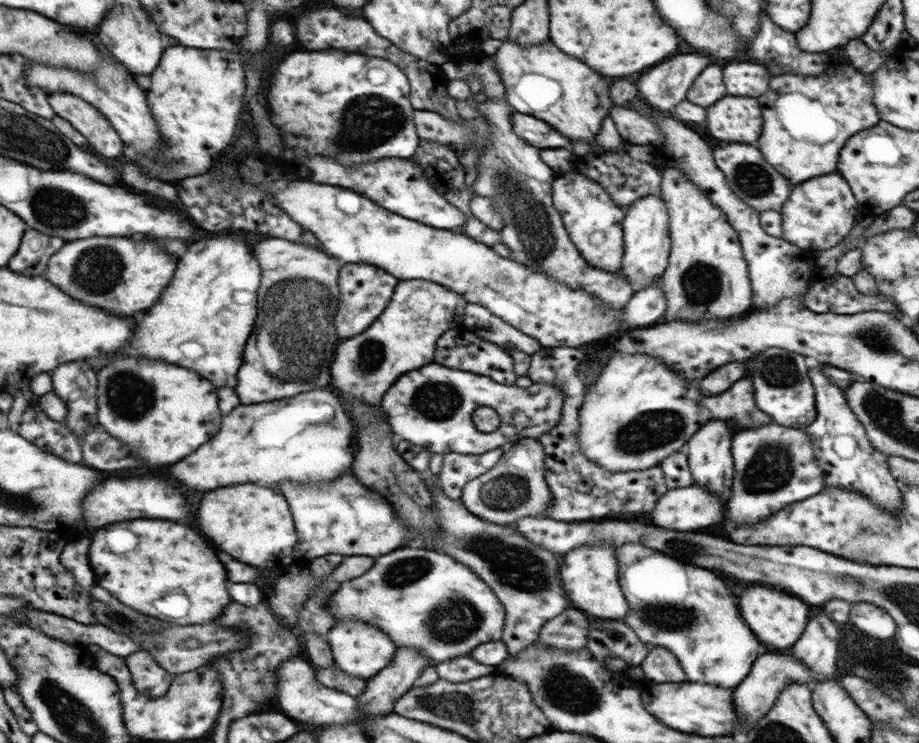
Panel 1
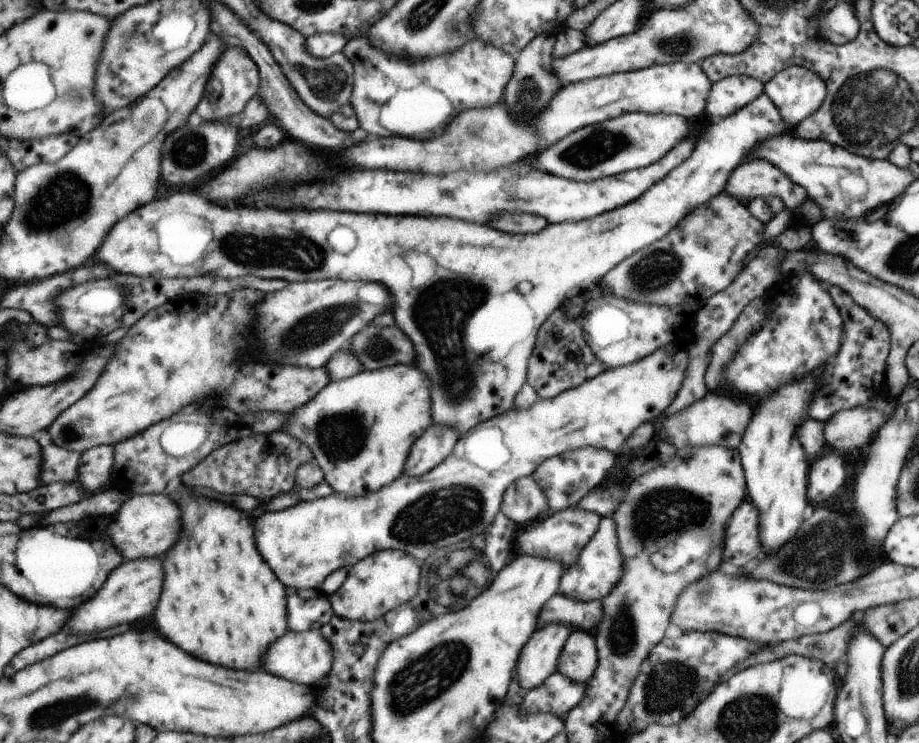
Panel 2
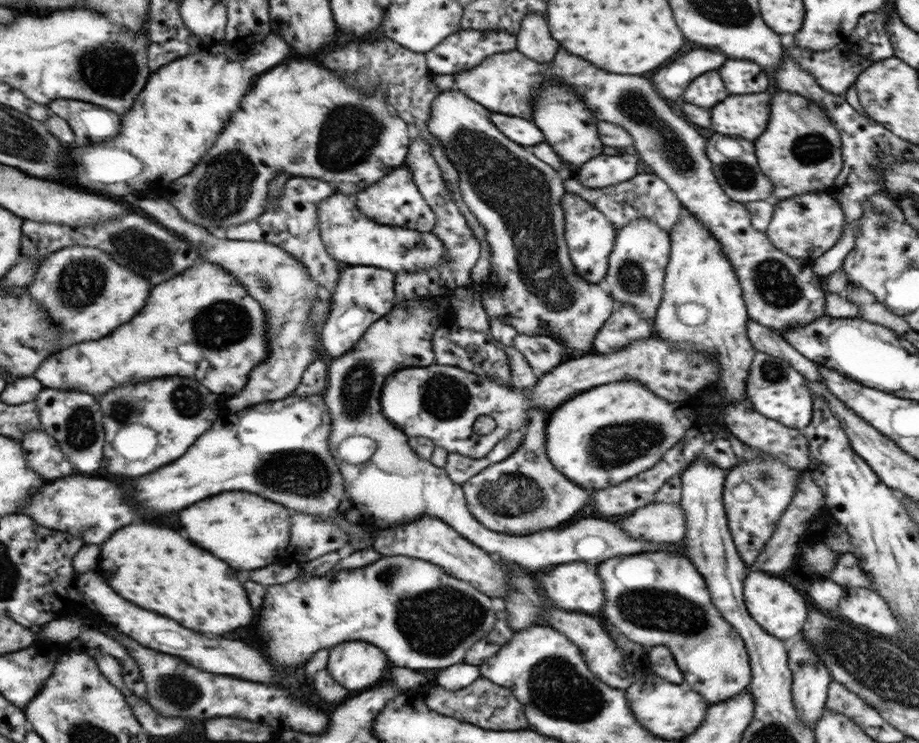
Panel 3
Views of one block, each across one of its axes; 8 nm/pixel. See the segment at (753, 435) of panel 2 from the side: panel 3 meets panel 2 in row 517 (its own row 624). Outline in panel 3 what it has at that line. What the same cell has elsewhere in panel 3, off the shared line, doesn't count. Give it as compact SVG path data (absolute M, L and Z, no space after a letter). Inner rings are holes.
M751 572L751 576L746 576L742 596L745 598L745 605L750 616L767 633L781 640L797 634L807 618L807 608L805 608L803 598L789 584L777 578L771 578L763 572Z

